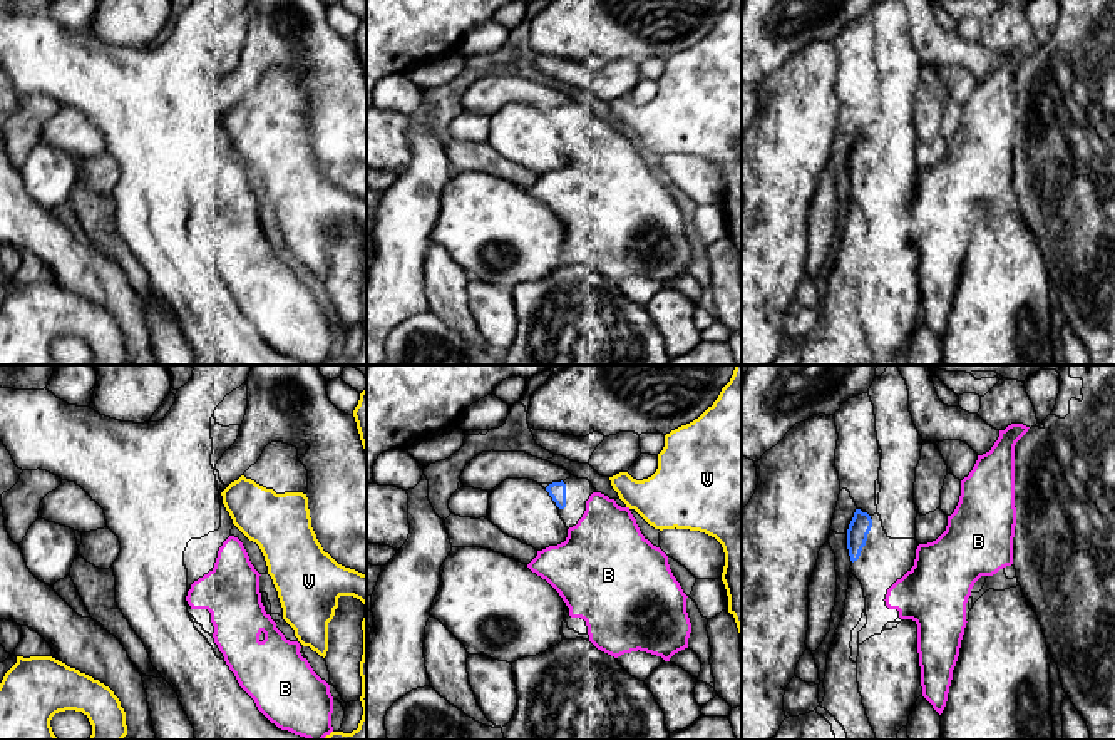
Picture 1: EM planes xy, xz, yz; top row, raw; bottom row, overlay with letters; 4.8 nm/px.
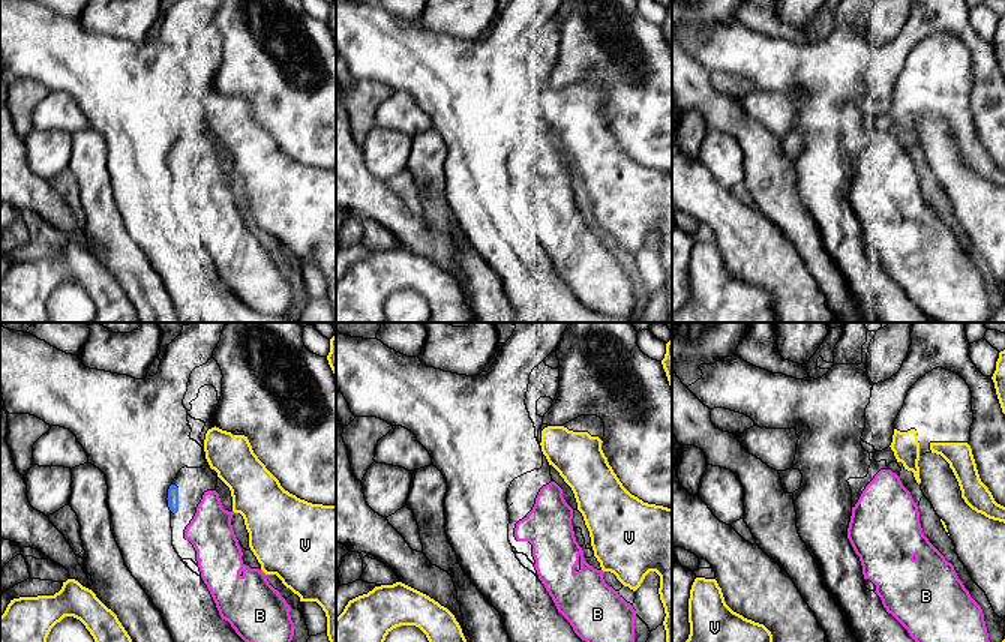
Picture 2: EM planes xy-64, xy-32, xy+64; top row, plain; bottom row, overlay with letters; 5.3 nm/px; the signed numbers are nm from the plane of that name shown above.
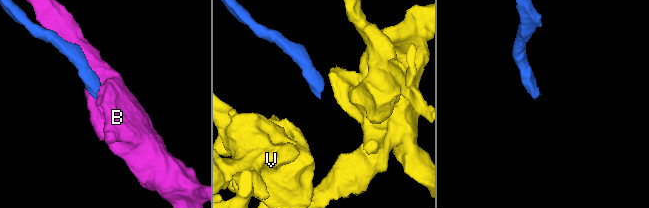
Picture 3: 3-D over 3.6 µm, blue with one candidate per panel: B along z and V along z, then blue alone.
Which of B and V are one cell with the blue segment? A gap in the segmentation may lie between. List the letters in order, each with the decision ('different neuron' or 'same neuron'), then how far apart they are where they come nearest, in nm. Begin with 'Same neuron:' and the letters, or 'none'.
Same neuron: B
B: same neuron; gap 100 nm
V: different neuron; gap 220 nm

